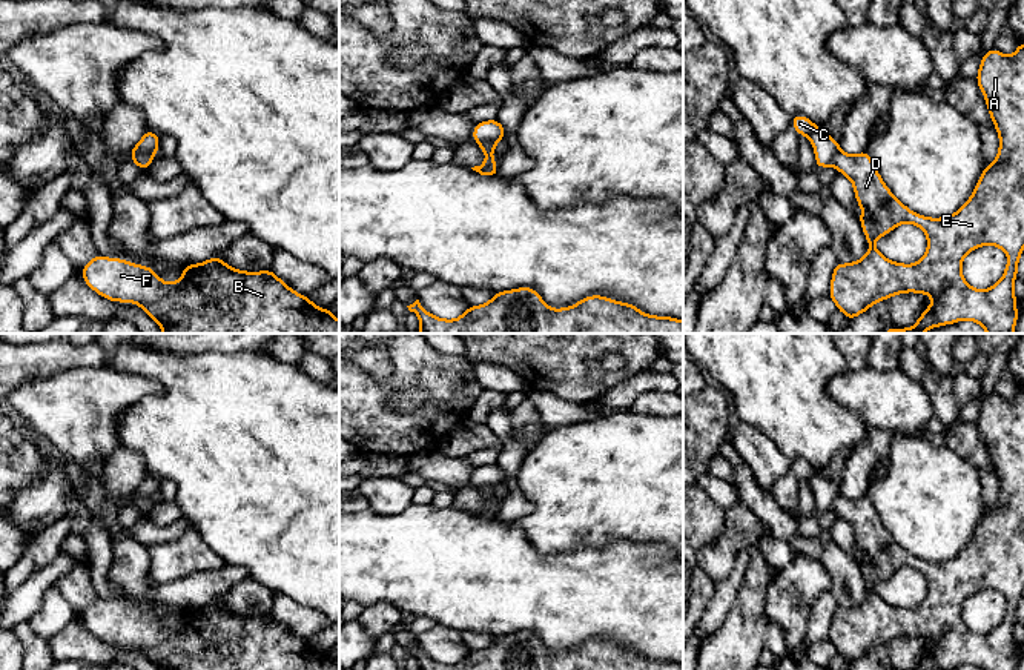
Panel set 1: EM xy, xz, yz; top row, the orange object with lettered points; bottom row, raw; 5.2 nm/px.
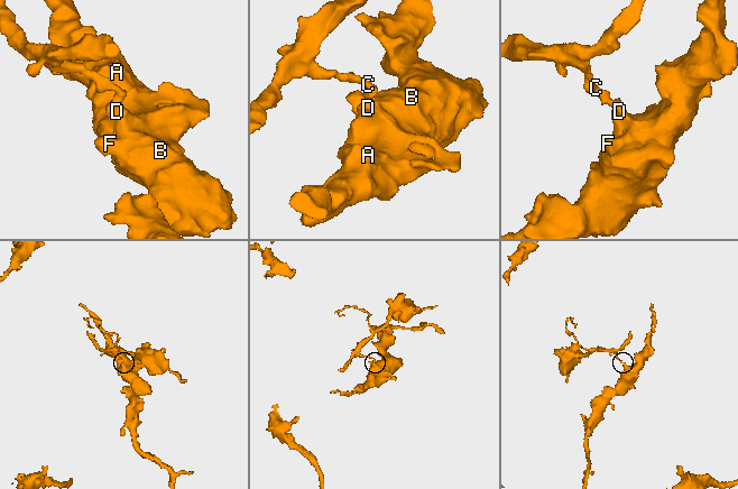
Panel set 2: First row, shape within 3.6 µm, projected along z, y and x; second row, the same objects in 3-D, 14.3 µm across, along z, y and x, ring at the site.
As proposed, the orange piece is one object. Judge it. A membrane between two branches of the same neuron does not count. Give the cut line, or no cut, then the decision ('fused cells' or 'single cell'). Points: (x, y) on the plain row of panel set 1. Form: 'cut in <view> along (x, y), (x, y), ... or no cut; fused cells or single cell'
cut in xy along (152, 500), (135, 498), (131, 503); fused cells

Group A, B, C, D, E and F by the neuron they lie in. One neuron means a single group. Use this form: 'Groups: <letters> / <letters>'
Groups: A B D E F / C

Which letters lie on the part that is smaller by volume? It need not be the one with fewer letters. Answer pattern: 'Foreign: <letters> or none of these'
Foreign: C

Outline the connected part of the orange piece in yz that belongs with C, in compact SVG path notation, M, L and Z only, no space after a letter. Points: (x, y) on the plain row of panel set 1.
M800 458L792 461L791 470L798 479L804 479L811 484L815 495L817 513L823 513L832 507L834 499L840 495L840 486L834 484L831 479L818 473L814 466Z

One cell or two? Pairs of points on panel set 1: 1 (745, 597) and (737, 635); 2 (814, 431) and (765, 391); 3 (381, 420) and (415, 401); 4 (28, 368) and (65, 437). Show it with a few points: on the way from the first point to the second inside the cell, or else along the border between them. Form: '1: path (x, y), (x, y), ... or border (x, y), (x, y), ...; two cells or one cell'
1: path (745, 606), (743, 626); one cell
2: path (802, 418), (777, 394); one cell
3: border (427, 397), (418, 389), (406, 389), (387, 403); two cells
4: border (68, 369), (45, 377), (29, 377), (16, 389); two cells

